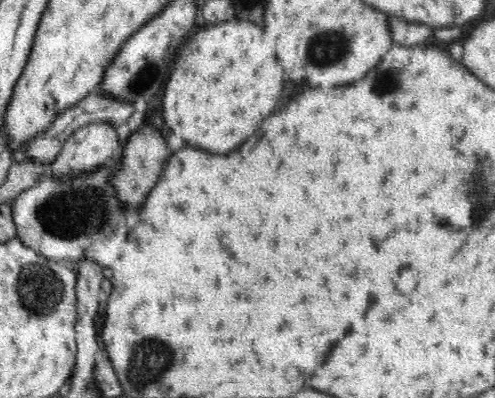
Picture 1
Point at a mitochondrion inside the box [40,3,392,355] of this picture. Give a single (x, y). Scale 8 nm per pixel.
(326, 48)

